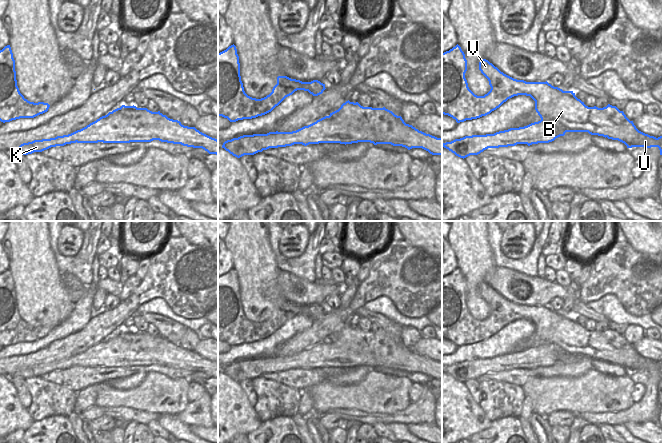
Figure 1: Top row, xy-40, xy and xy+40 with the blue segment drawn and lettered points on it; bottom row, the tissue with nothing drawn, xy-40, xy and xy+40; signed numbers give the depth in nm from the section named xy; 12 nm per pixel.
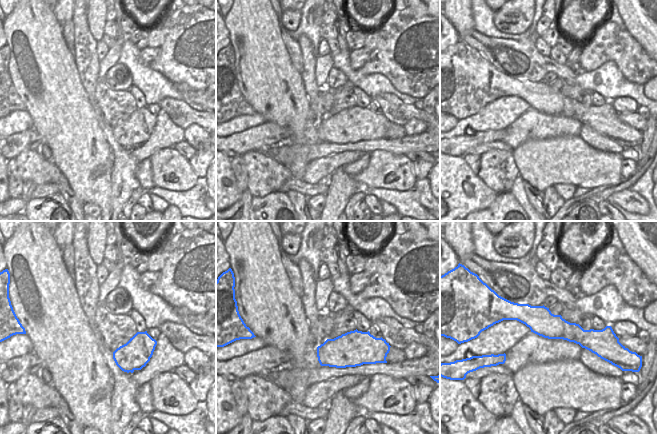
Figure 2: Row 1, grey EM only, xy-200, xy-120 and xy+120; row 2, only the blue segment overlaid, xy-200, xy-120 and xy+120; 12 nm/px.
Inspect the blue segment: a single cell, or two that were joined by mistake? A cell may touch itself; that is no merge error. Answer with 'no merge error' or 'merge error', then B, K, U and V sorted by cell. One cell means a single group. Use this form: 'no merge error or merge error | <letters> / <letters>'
merge error | B V / K U

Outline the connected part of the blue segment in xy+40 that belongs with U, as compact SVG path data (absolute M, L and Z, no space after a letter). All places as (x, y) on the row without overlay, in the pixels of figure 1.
M640 355L637 359L637 362L630 368L639 368L640 371L644 371L646 373L651 371L658 371L660 374L660 379L662 379L662 360L656 362Z

